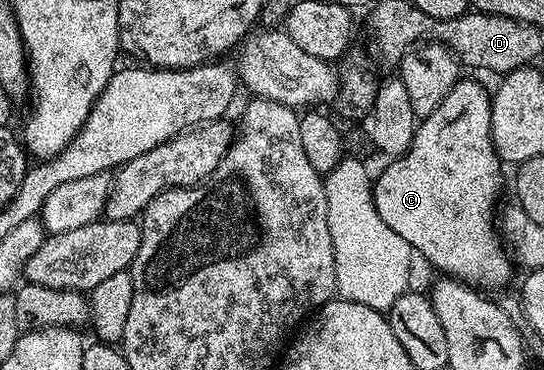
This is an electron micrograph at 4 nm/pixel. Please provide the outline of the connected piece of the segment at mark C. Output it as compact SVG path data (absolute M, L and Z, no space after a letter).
M458 78L457 84L447 93L447 97L443 97L443 101L439 101L439 105L431 114L424 116L417 124L417 130L413 132L413 143L405 151L404 155L396 156L381 171L381 176L373 179L373 204L379 213L379 217L387 225L391 225L391 229L395 229L395 233L399 233L399 237L403 237L403 241L407 241L414 249L418 256L421 255L433 267L441 270L442 276L450 279L459 279L462 283L469 284L474 289L486 289L485 287L505 287L509 283L509 278L515 272L515 264L499 234L498 228L495 226L495 211L493 215L493 205L497 201L497 194L501 191L501 179L497 174L503 168L502 160L497 157L497 150L493 148L493 138L491 137L491 95L487 90L484 91L479 84L473 79Z

